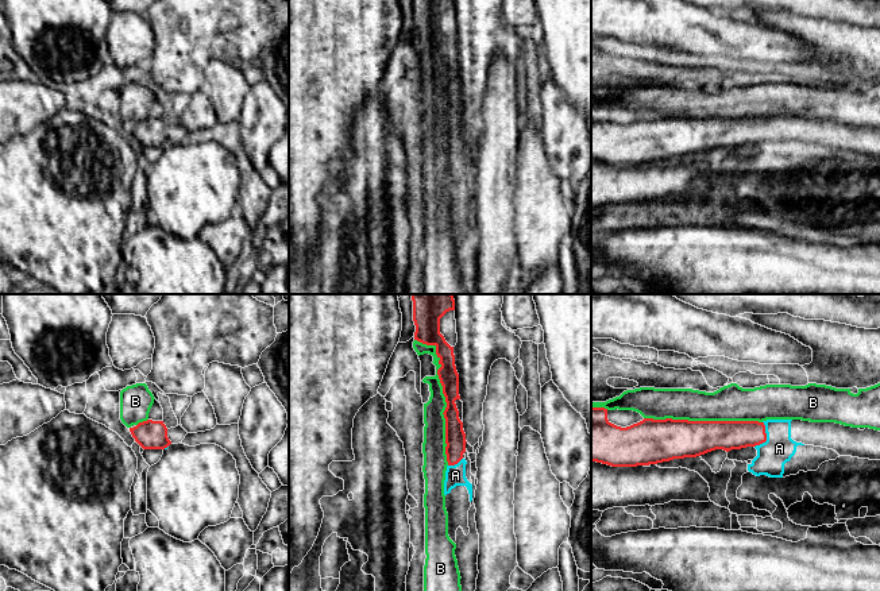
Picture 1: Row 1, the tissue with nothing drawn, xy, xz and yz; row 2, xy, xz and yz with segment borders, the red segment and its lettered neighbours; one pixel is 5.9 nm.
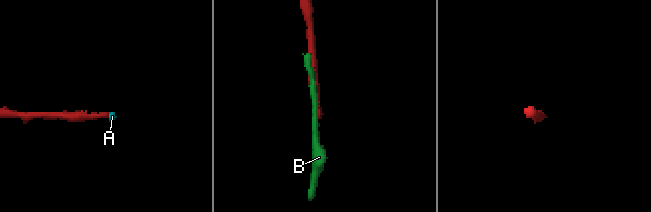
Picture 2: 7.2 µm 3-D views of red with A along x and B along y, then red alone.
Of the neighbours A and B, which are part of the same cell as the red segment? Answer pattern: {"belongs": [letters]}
{"belongs": ["A"]}

